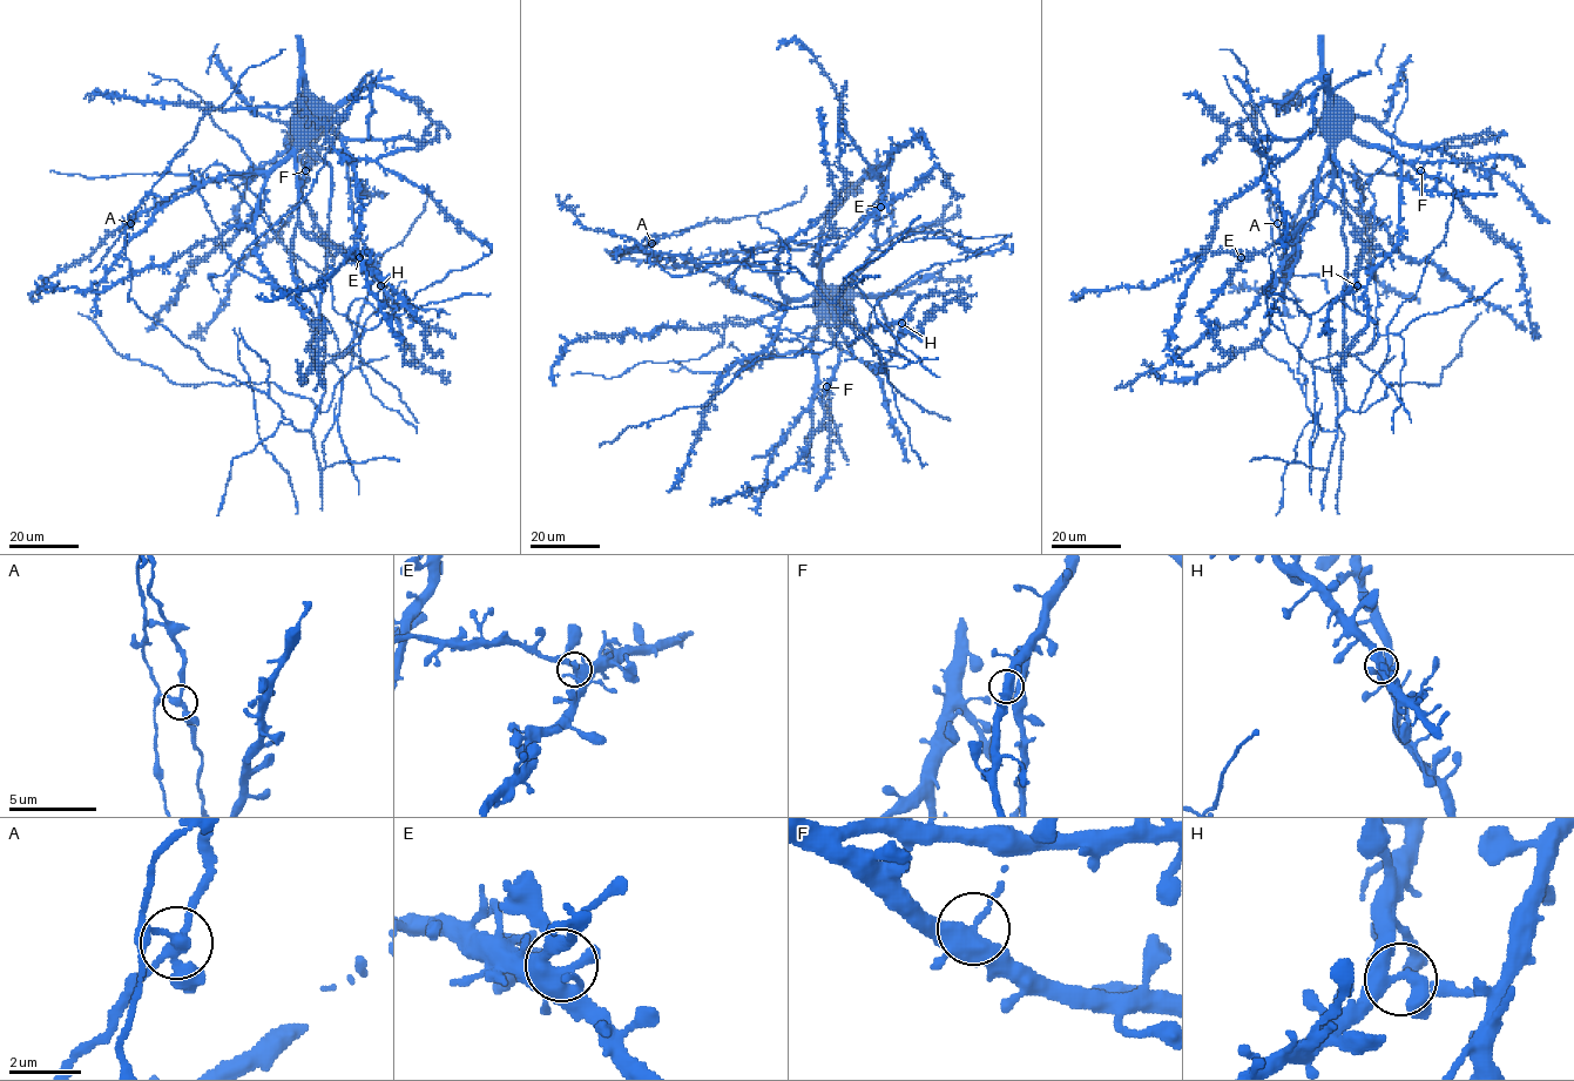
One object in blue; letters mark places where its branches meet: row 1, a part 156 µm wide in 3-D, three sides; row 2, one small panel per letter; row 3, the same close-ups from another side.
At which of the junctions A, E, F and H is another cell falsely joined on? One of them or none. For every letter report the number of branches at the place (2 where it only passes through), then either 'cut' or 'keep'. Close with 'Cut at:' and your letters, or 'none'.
A: branches 4; cut
E: branches 4; keep
F: branches 4; keep
H: branches 4; keep
Cut at: A

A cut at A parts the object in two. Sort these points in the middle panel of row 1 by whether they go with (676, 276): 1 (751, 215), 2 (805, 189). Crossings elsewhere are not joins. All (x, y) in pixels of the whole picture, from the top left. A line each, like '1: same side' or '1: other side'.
1: other side
2: other side

